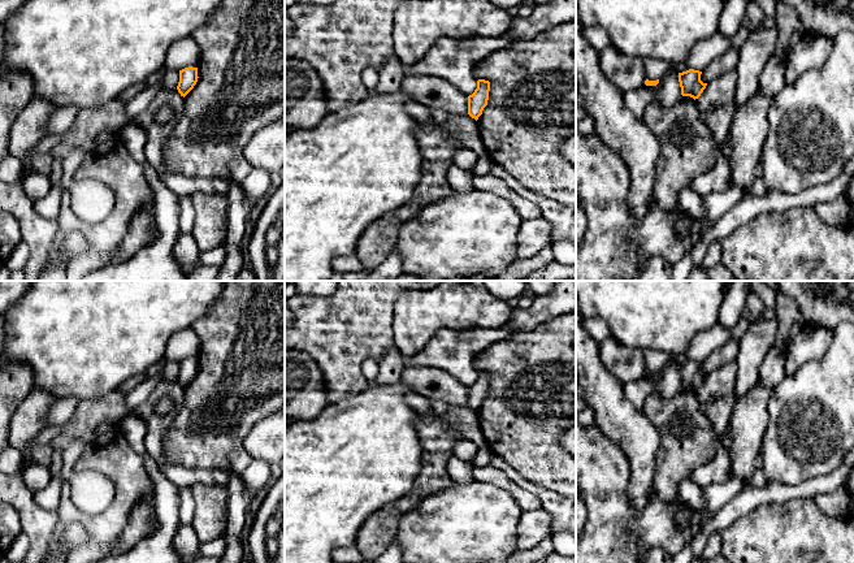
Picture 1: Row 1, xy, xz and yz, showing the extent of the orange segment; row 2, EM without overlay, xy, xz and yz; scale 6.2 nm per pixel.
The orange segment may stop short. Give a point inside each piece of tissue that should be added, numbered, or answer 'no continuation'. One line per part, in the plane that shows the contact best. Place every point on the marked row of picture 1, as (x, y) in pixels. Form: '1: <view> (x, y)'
no continuation

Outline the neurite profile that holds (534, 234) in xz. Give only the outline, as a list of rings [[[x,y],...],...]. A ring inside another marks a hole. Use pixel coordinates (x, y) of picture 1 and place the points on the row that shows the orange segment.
[[[543,217],[524,220],[517,235],[516,259],[533,257],[547,244],[551,244],[550,222]]]

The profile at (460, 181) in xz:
[[[451,165],[447,170],[447,182],[455,192],[471,192],[474,190],[471,172]]]

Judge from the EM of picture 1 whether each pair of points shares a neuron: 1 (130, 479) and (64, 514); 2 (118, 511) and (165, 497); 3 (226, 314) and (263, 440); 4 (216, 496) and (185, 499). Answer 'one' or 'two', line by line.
1: one
2: two
3: two
4: two

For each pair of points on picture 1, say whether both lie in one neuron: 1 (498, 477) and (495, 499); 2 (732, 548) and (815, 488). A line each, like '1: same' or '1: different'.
1: different
2: different

